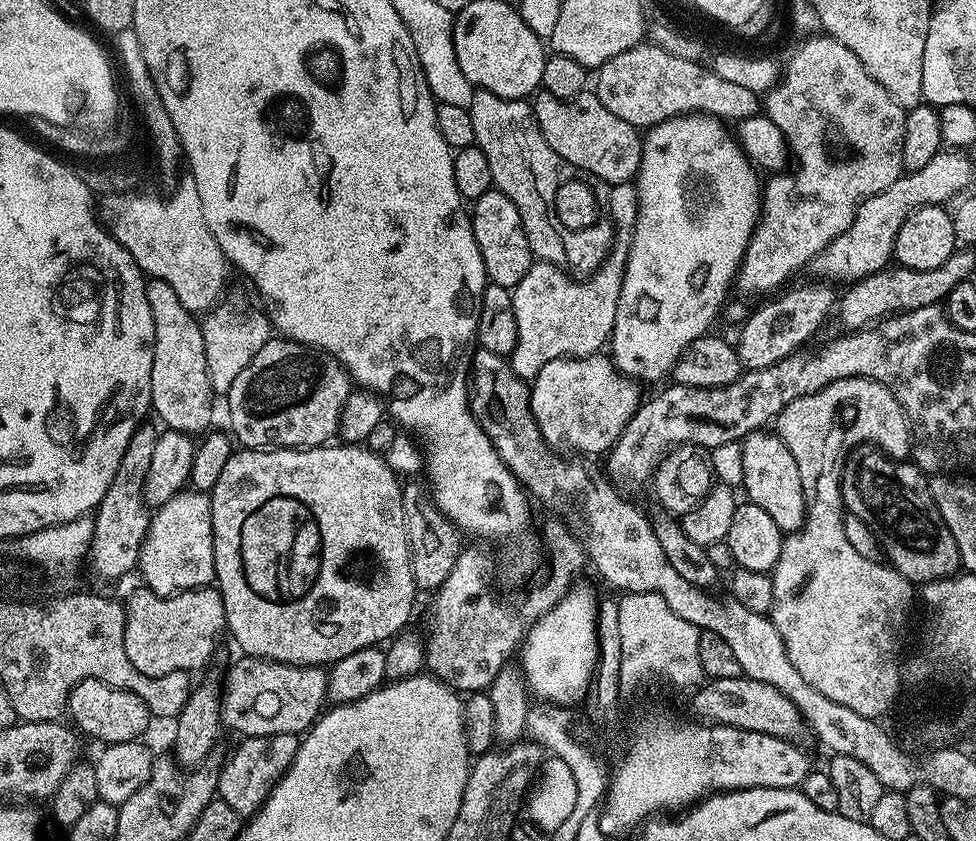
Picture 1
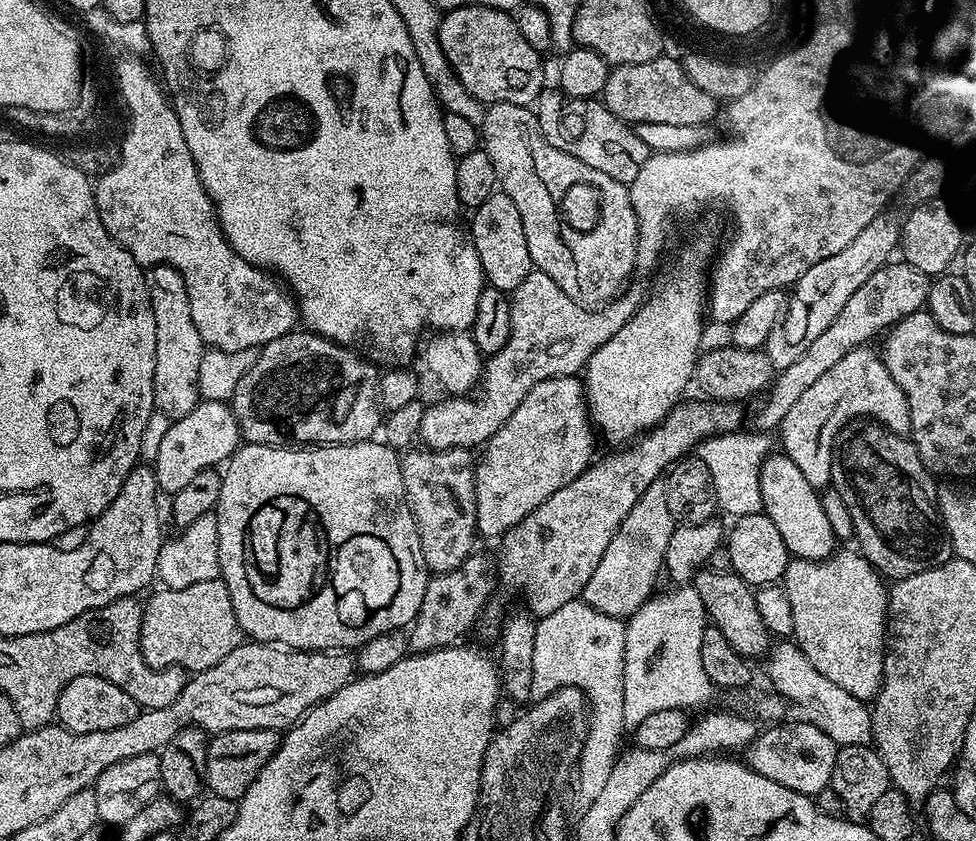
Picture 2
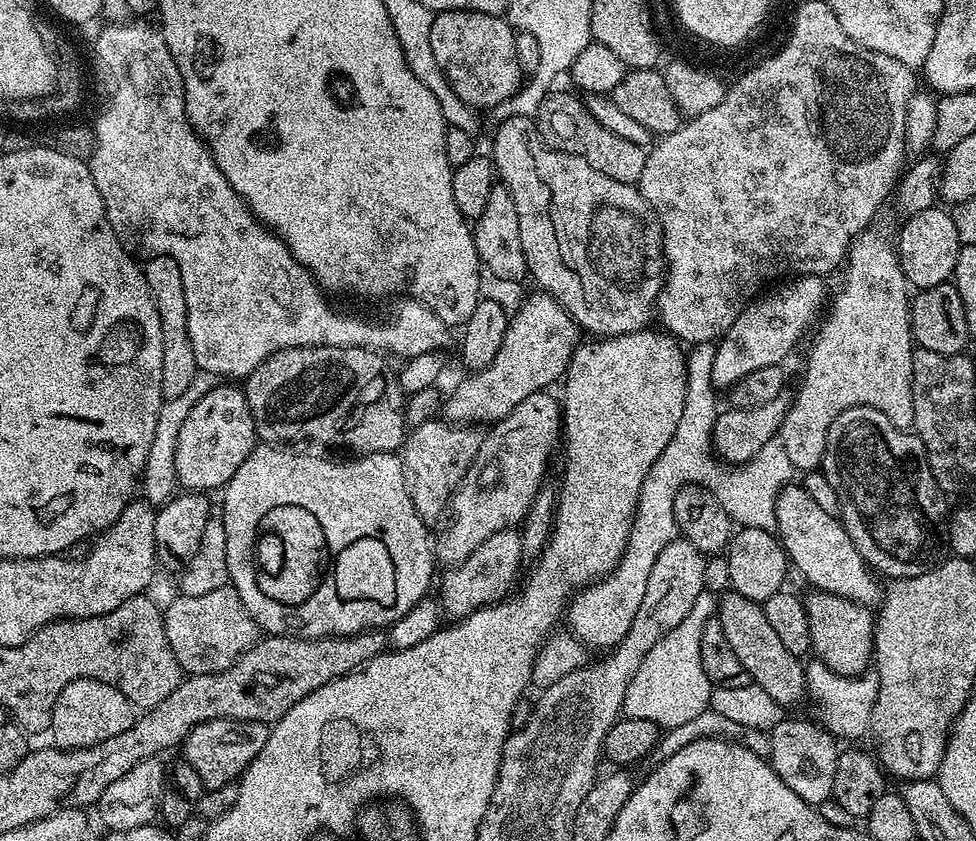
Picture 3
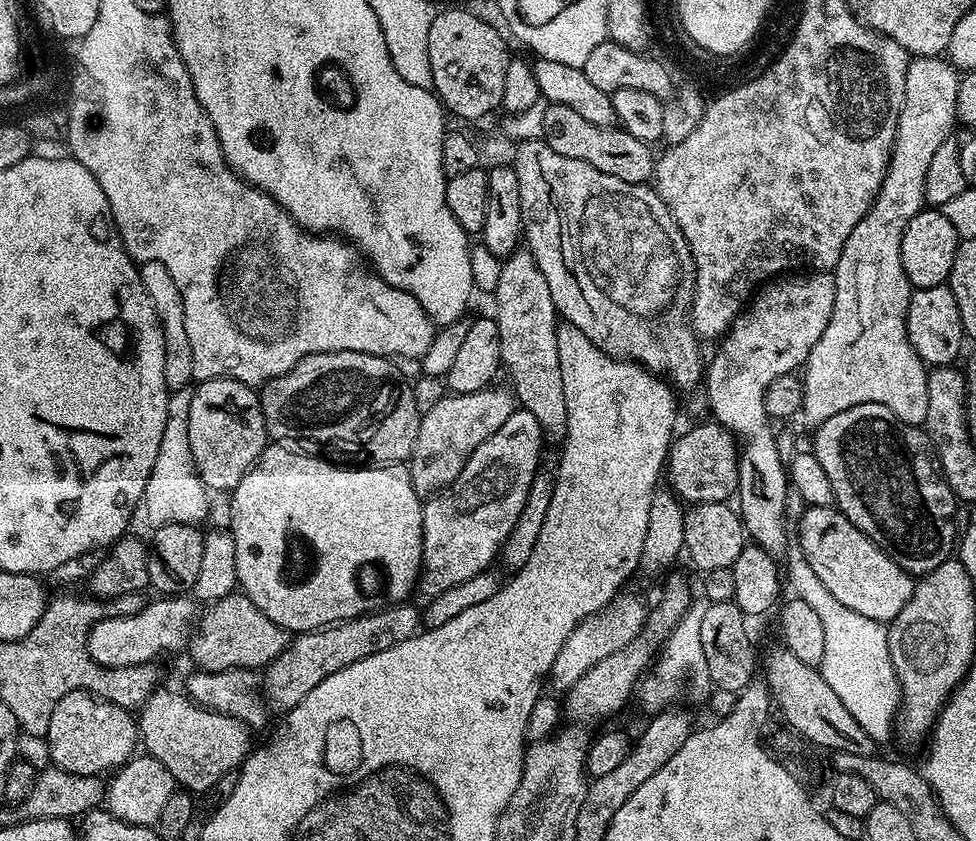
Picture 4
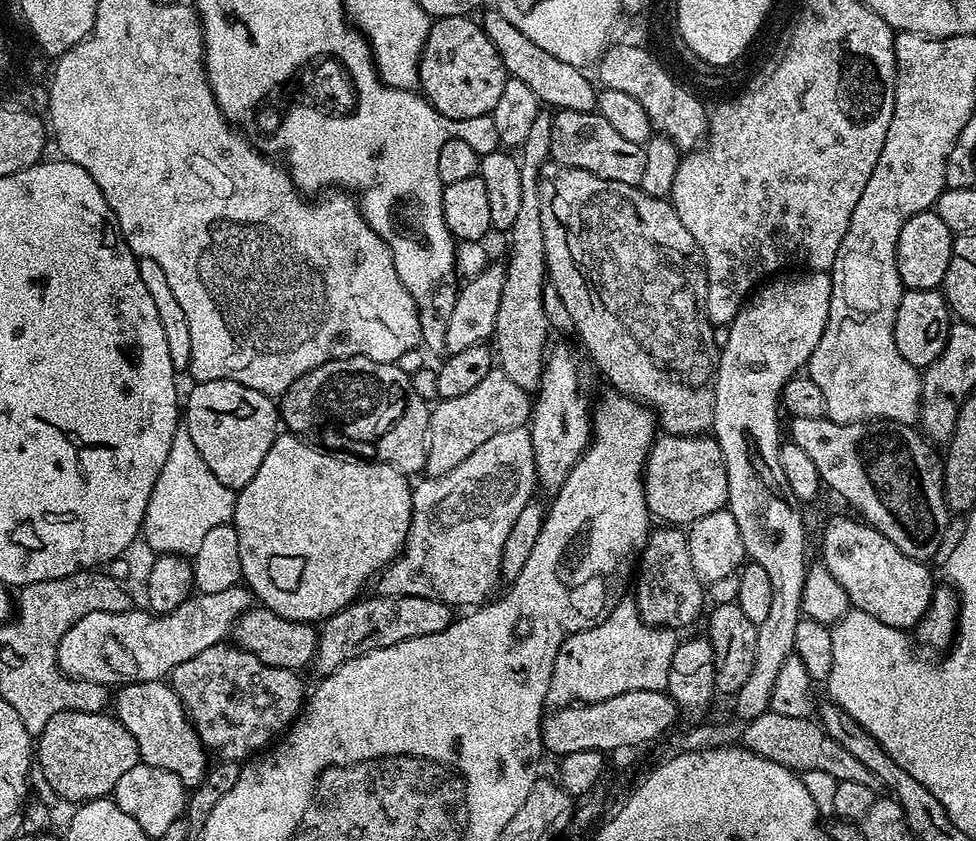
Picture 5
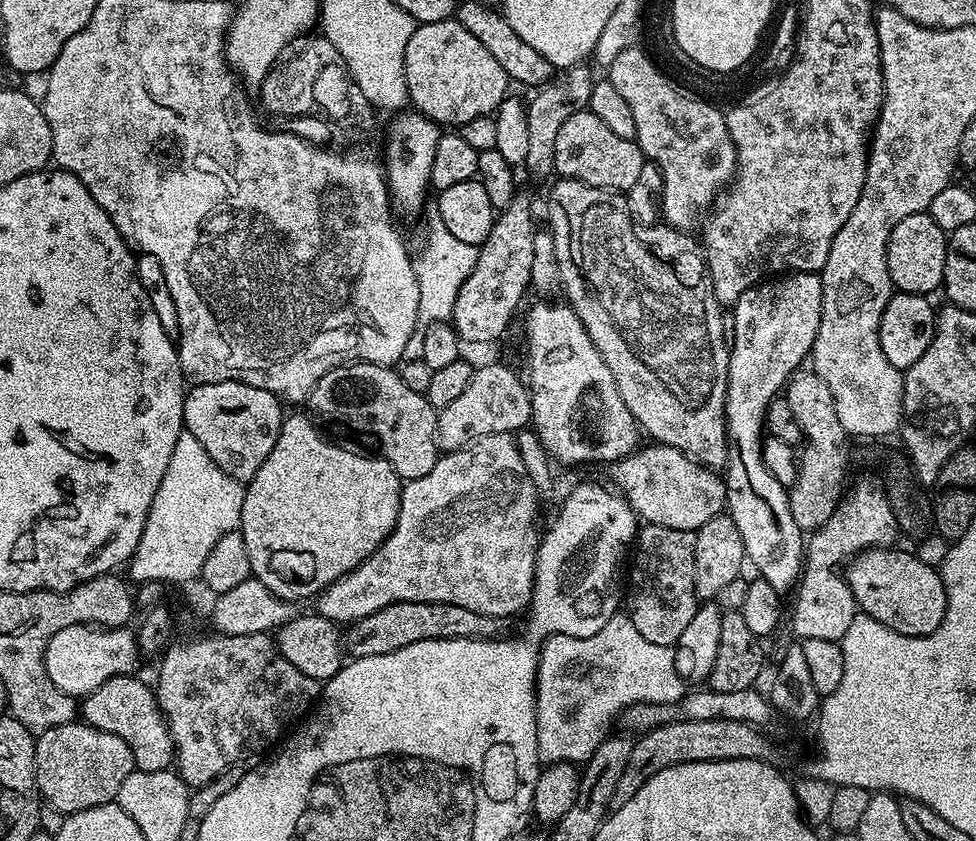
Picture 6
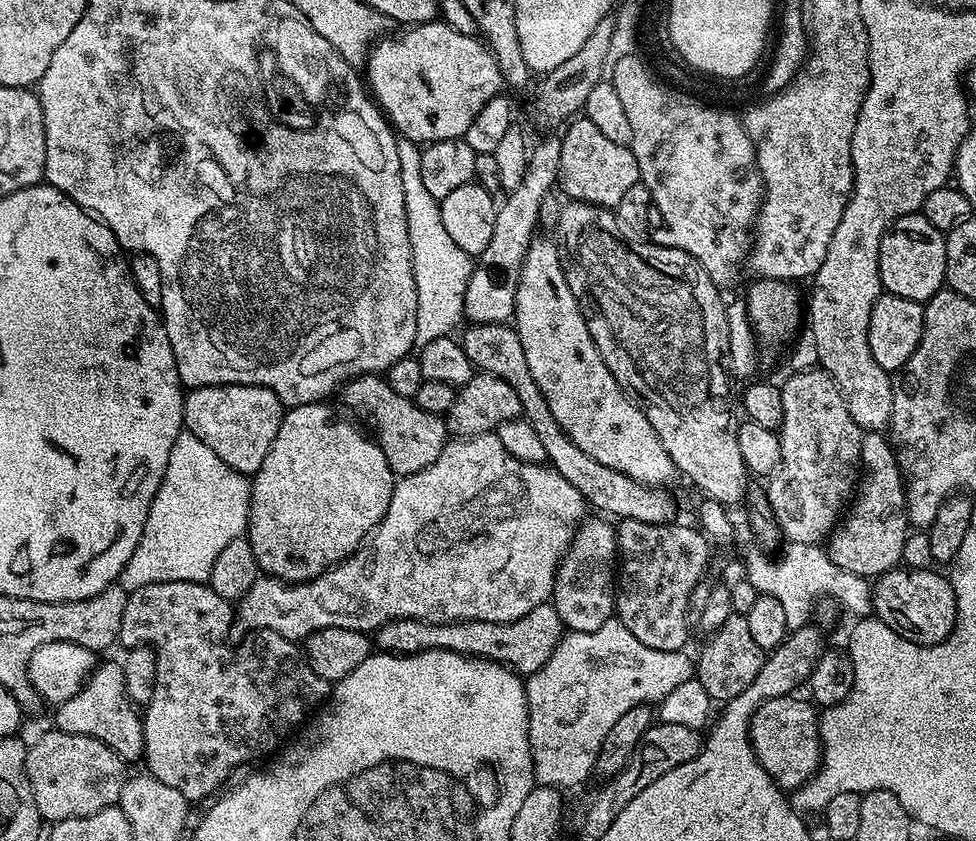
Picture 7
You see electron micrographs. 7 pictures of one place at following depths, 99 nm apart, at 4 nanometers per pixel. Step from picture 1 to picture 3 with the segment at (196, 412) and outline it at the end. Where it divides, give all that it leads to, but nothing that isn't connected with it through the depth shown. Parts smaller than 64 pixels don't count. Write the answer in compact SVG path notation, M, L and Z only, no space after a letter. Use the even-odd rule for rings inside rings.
M149 256L143 261L142 267L162 326L162 394L166 398L178 398L178 394L185 392L186 386L194 382L198 371L188 337L188 311L182 274L178 270L178 262L169 256Z

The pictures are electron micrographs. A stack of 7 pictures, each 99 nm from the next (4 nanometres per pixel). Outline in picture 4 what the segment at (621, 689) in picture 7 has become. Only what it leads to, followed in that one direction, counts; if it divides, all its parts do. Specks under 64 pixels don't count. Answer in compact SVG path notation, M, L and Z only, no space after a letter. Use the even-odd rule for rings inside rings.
M627 594L623 595L620 602L615 603L613 608L605 609L595 616L587 616L572 631L570 638L566 638L566 642L562 642L562 650L558 650L558 658L554 658L550 684L561 690L572 688L574 682L578 682L578 678L582 678L582 674L586 674L586 670L590 670L590 666L602 662L602 658L606 658L610 654L622 651L631 640L636 639L644 631L645 623L646 604L644 608L643 602L638 597L627 596Z

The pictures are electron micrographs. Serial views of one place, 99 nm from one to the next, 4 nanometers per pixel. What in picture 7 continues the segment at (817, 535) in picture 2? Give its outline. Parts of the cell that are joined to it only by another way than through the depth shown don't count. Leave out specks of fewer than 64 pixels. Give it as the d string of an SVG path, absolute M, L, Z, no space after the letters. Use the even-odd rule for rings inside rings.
M897 566L875 577L871 585L872 612L886 622L901 640L915 644L940 644L956 628L956 599L951 579L939 576L931 567Z

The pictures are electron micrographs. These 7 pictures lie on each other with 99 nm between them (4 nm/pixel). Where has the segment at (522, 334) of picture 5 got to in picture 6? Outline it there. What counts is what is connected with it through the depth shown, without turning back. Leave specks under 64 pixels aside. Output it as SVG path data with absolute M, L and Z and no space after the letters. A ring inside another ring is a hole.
M587 63L575 64L555 73L547 84L535 89L536 96L526 104L526 126L528 128L528 152L523 167L532 176L552 176L554 172L554 141L570 114L587 109L590 102L590 90L594 83L594 75Z

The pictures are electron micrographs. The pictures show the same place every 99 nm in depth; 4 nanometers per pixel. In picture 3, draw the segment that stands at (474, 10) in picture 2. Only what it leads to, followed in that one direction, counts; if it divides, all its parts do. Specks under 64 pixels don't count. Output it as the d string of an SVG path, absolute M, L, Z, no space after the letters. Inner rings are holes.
M438 12L430 26L430 47L454 94L477 110L504 104L520 88L516 32L504 16L481 12Z

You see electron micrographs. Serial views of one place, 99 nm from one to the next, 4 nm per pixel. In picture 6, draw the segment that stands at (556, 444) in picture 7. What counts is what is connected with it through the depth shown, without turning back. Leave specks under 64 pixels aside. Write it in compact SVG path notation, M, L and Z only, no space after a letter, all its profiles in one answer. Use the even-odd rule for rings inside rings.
M649 443L641 447L623 460L617 460L607 465L606 472L613 480L615 491L619 492L628 505L635 510L637 517L644 524L657 524L670 529L696 531L710 518L721 515L725 511L728 502L728 485L725 477L719 471L710 469L696 460L691 460L686 454L674 450L674 446L665 444Z

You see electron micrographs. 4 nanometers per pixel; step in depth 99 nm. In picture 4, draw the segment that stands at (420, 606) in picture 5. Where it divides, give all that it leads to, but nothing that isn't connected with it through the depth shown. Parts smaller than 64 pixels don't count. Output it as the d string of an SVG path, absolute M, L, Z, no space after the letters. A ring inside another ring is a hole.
M405 602L377 608L374 612L367 612L365 616L341 620L339 624L317 628L314 632L301 632L286 650L282 650L277 660L263 669L263 695L273 709L290 710L298 702L302 702L302 698L306 698L306 694L310 694L310 690L314 690L318 682L330 678L330 674L338 674L338 670L354 662L362 662L362 658L370 658L370 654L398 646L398 642L416 635L421 624L421 609L416 609L412 602Z

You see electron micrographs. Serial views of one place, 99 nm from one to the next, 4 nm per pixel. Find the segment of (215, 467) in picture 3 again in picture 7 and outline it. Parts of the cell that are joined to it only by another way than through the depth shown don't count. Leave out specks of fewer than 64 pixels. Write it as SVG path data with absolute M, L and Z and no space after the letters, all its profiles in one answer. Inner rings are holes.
M215 384L205 388L193 388L185 395L184 428L202 438L202 442L206 442L206 446L210 446L210 450L214 450L214 454L218 454L218 458L226 462L226 466L251 478L262 466L266 454L270 454L270 446L278 434L278 426L285 411L285 405L268 388L259 388L253 384Z

